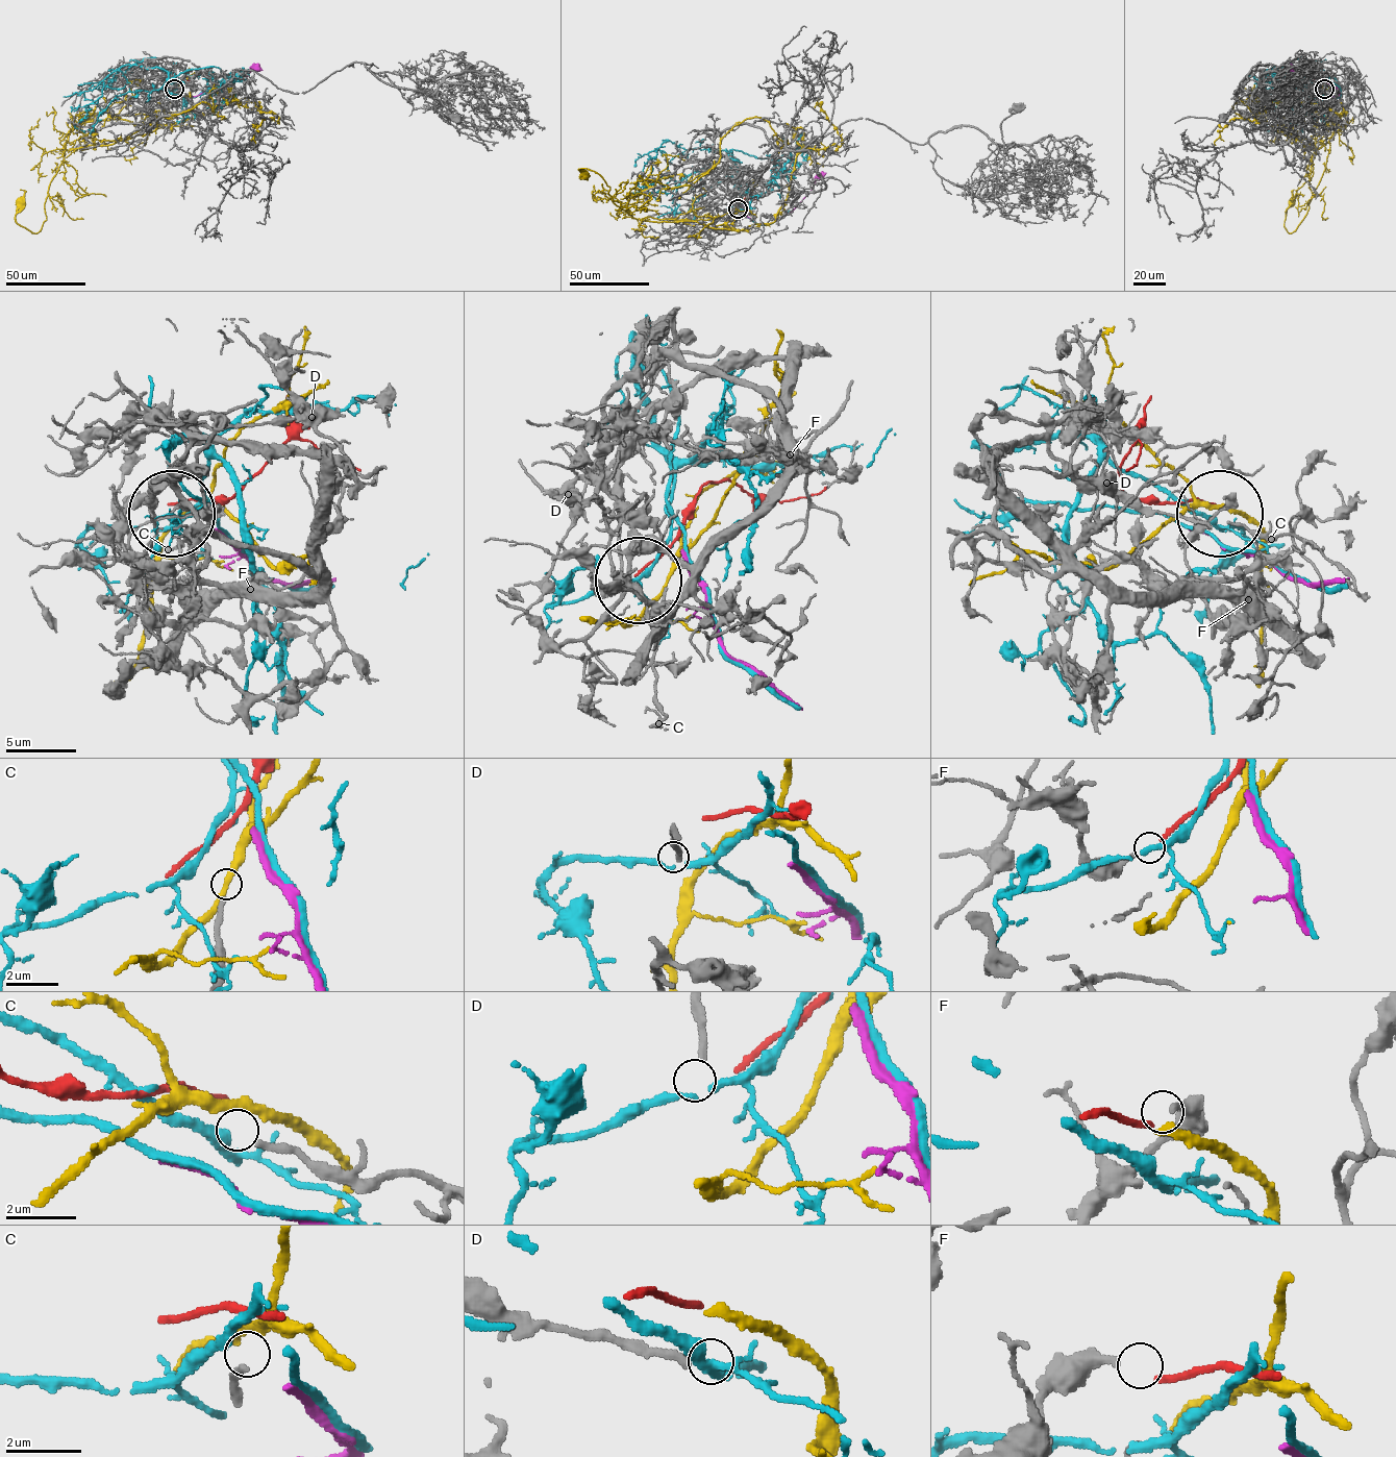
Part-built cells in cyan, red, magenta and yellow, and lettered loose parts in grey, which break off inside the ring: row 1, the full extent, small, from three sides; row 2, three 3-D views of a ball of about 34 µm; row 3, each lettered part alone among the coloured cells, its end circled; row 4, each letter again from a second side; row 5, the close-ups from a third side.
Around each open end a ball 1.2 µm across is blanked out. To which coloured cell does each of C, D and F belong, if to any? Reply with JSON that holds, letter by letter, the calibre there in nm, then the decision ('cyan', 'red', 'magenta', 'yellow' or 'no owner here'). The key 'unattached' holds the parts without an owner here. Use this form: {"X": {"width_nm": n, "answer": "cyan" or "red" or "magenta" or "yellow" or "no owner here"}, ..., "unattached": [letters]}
{"C": {"width_nm": 200, "answer": "no owner here"}, "D": {"width_nm": 200, "answer": "no owner here"}, "F": {"width_nm": 280, "answer": "red"}, "unattached": ["C", "D"]}

